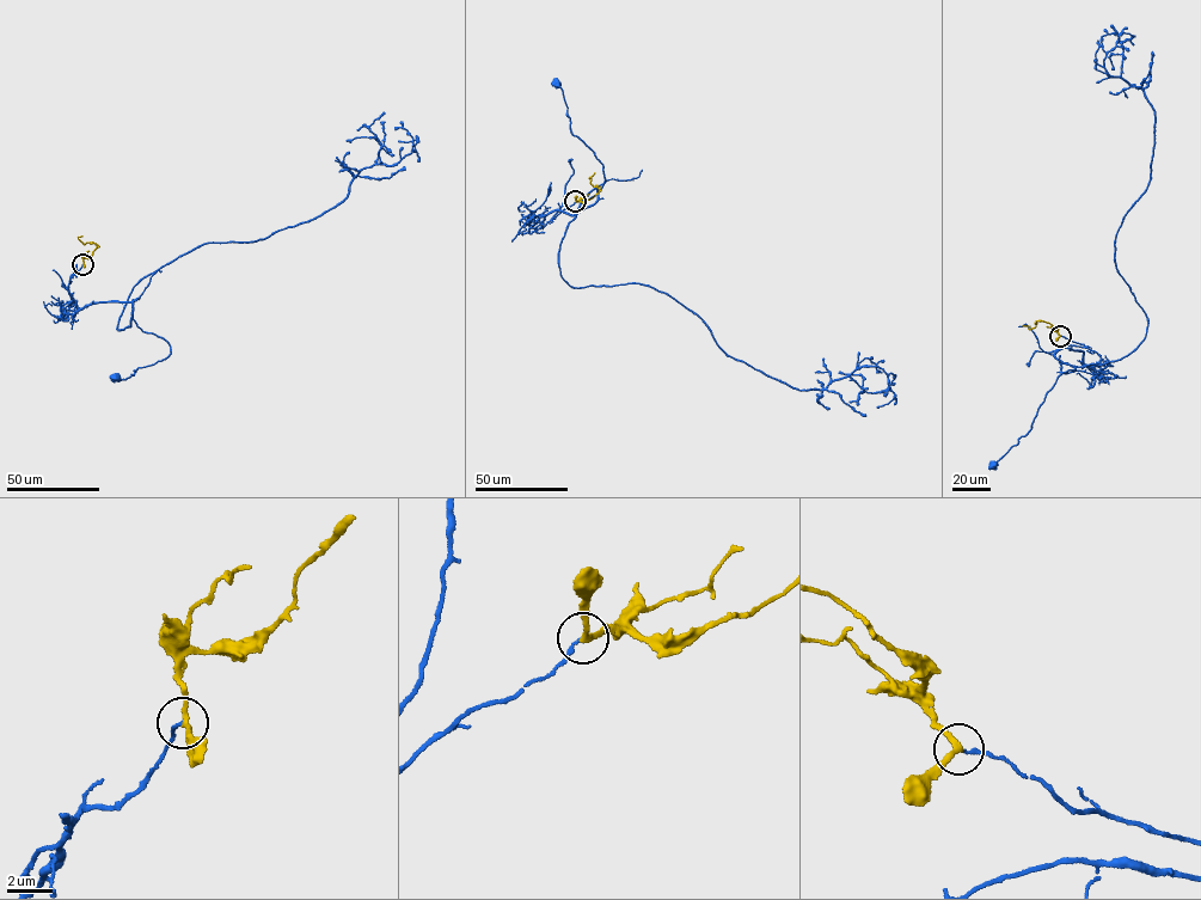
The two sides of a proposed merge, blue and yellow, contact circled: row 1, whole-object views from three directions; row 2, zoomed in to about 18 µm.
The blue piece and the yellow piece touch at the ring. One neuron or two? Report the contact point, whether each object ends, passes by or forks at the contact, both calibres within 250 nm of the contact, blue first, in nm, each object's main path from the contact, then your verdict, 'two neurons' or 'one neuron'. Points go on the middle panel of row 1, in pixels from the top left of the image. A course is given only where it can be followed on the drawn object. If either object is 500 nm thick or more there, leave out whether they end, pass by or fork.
place (575, 201); blue ends; yellow passes by; calibres 140 and 240 nm; course blue (575, 201), (541, 227), (553, 212), (592, 206), (598, 190), (586, 197), (605, 182), (557, 83); course yellow (575, 201), (586, 201), (599, 190), (589, 178), (595, 173); two neurons

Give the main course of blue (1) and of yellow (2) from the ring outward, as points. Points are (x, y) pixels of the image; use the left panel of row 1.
1: (83, 264), (71, 276), (73, 304), (133, 300), (138, 325), (169, 346), (169, 356), (126, 379), (115, 377)
2: (83, 264), (84, 258), (91, 257), (97, 245), (84, 244), (78, 238), (83, 236)

